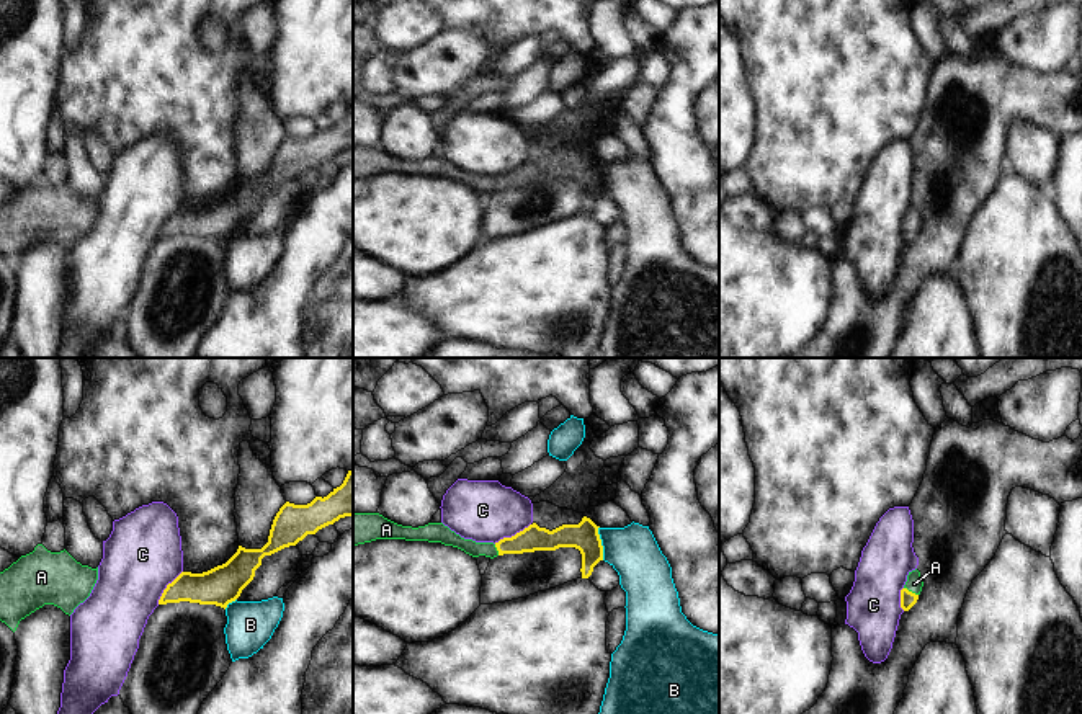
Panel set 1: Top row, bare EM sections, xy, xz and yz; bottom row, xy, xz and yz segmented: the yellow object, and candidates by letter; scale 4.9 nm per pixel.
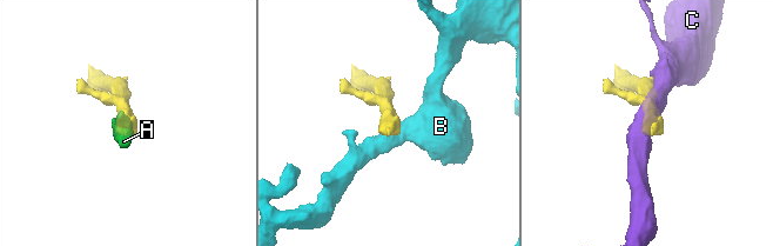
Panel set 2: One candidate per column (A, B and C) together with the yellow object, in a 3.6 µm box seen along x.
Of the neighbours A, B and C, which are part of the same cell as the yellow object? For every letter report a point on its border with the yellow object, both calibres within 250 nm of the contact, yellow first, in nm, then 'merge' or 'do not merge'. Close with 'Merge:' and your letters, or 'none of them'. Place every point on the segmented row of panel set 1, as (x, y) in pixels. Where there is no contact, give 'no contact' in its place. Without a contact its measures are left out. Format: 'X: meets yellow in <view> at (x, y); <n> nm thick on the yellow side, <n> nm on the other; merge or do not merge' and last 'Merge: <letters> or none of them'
A: meets yellow in yz at (911, 592); 80 nm thick on the yellow side, 90 nm on the other; merge
B: meets yellow in xz at (600, 543); 140 nm thick on the yellow side, 260 nm on the other; do not merge
C: meets yellow in xz at (512, 536); 130 nm thick on the yellow side, 300 nm on the other; do not merge
Merge: A

